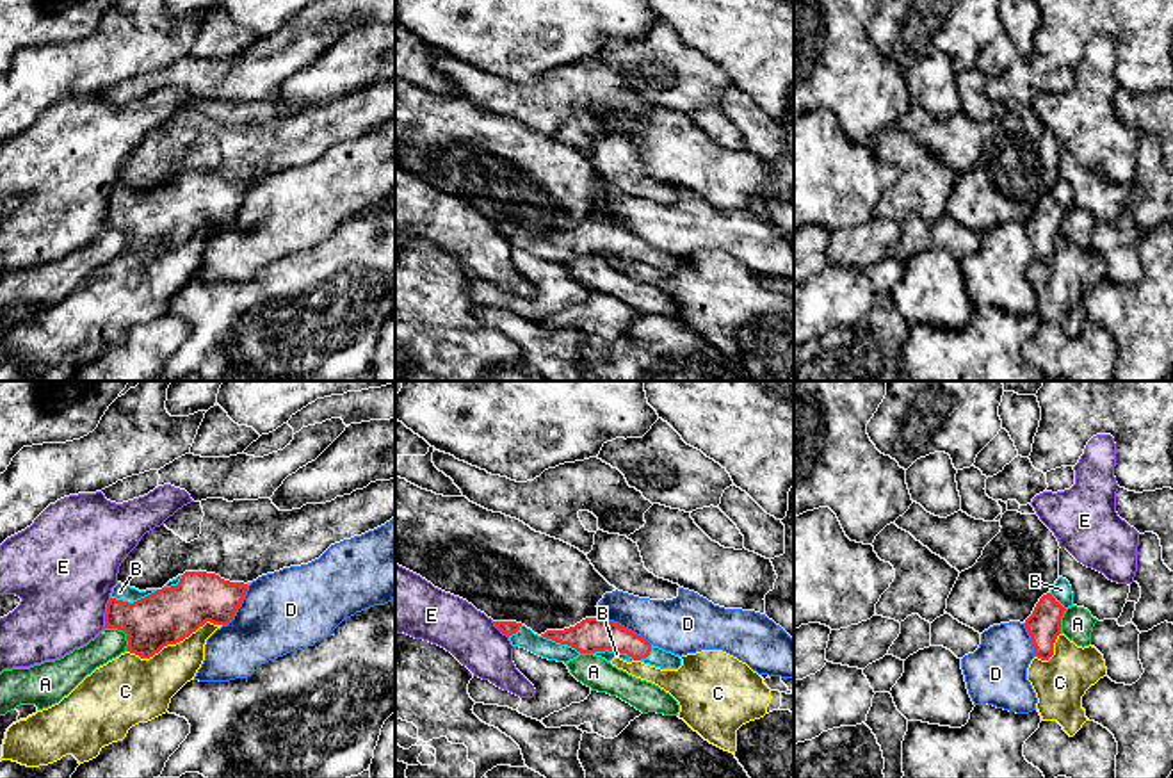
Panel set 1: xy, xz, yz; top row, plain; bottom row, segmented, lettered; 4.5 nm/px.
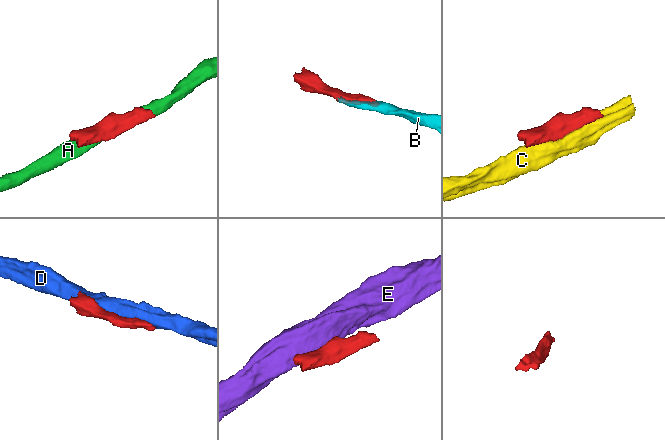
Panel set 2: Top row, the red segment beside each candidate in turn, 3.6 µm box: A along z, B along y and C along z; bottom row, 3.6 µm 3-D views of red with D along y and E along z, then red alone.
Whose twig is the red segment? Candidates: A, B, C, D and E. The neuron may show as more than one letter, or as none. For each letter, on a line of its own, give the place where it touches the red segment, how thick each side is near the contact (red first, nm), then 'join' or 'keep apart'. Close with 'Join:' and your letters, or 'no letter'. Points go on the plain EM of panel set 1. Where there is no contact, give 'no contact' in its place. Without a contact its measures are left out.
A: meets red in xy at (123, 232); 260 nm thick on the red side, 140 nm on the other; keep apart
B: meets red in xy at (134, 203); 260 nm thick on the red side, 80 nm on the other; join
C: meets red in xy at (173, 244); 260 nm thick on the red side, 280 nm on the other; keep apart
D: meets red in xy at (239, 207); 240 nm thick on the red side, 360 nm on the other; keep apart
E: meets red in xy at (105, 214); 240 nm thick on the red side, 440 nm on the other; keep apart
Join: B

